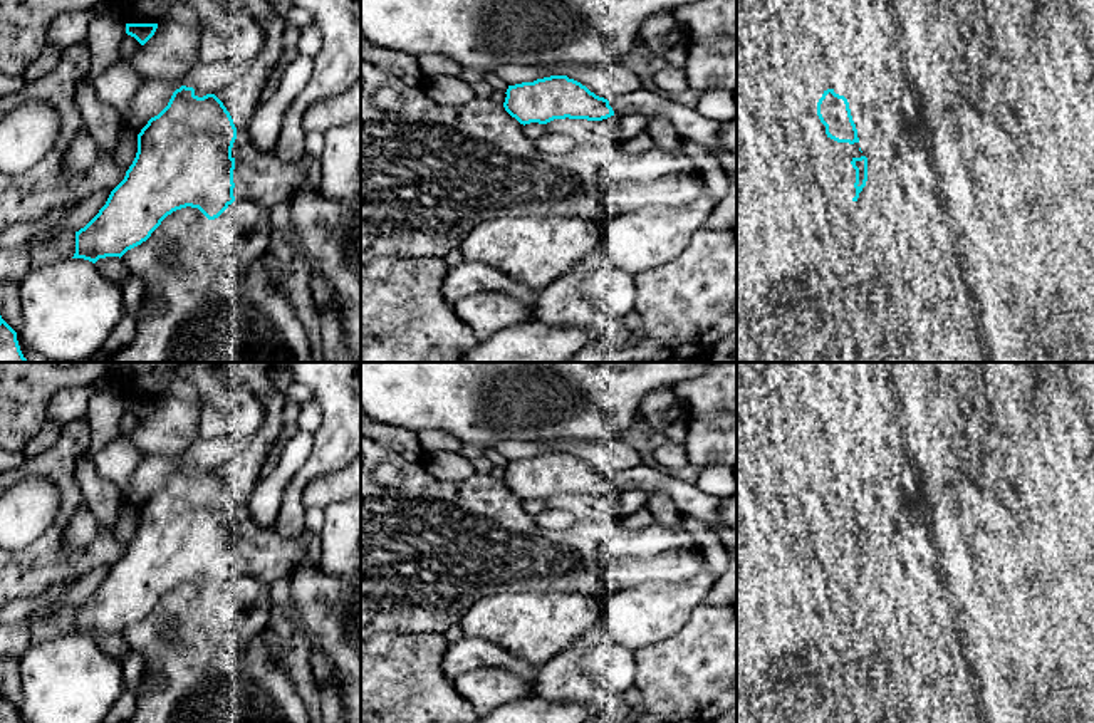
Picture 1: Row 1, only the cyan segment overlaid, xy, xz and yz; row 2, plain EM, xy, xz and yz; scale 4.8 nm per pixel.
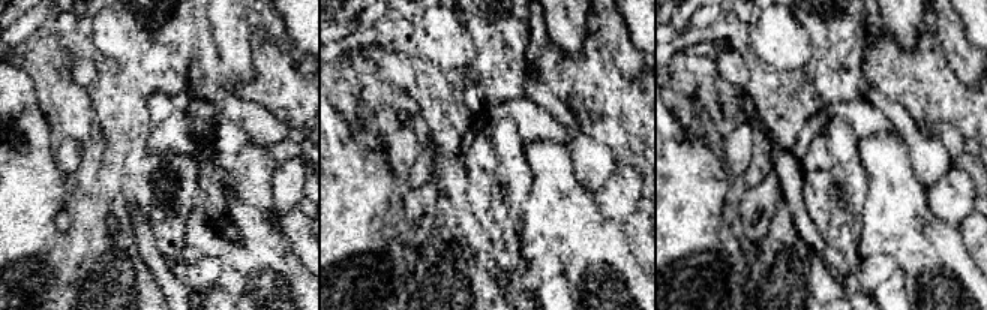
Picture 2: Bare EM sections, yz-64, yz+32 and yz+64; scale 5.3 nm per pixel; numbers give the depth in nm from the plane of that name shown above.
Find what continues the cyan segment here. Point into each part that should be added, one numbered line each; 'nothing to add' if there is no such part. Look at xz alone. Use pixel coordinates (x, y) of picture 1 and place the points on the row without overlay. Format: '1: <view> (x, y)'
1: xz (690, 500)

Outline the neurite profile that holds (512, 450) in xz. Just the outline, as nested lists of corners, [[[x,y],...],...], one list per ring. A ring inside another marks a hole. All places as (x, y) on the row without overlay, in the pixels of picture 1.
[[[495,441],[490,448],[503,455],[508,461],[515,461],[550,451],[565,451],[564,445],[564,441]]]

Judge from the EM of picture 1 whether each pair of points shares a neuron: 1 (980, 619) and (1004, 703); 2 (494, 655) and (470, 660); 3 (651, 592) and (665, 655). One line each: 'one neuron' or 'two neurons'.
1: two neurons
2: one neuron
3: two neurons

